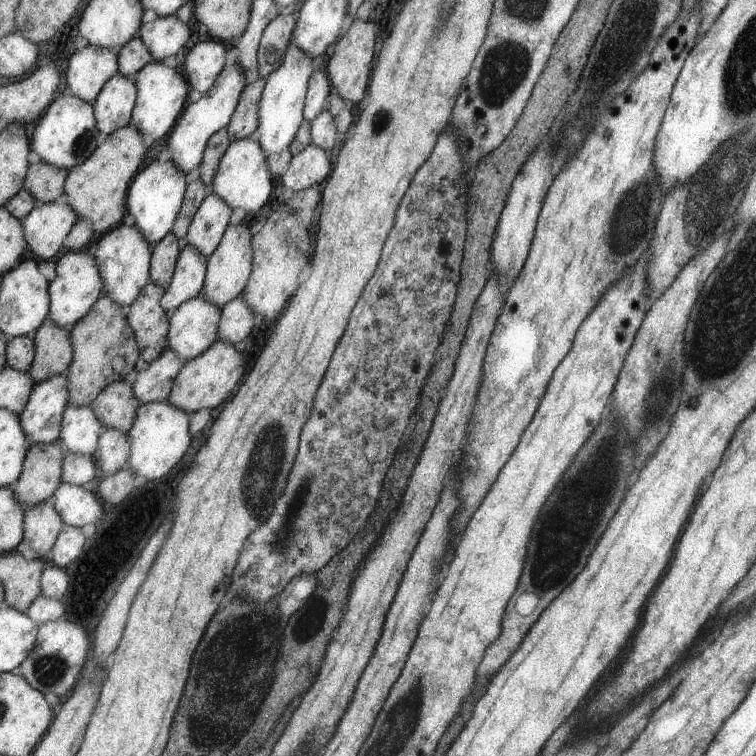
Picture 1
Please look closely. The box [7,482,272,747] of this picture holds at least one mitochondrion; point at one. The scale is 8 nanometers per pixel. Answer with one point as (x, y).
(50, 670)

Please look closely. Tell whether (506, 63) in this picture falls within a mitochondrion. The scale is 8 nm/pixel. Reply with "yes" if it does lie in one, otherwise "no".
yes

